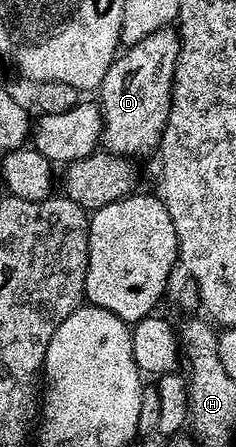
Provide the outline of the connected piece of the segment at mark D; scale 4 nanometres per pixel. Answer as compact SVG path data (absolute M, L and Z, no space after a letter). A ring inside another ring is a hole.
M169 26L160 28L142 42L127 45L113 60L98 89L98 103L104 116L102 144L108 152L137 158L159 149L172 105L172 79L179 53L179 31Z

